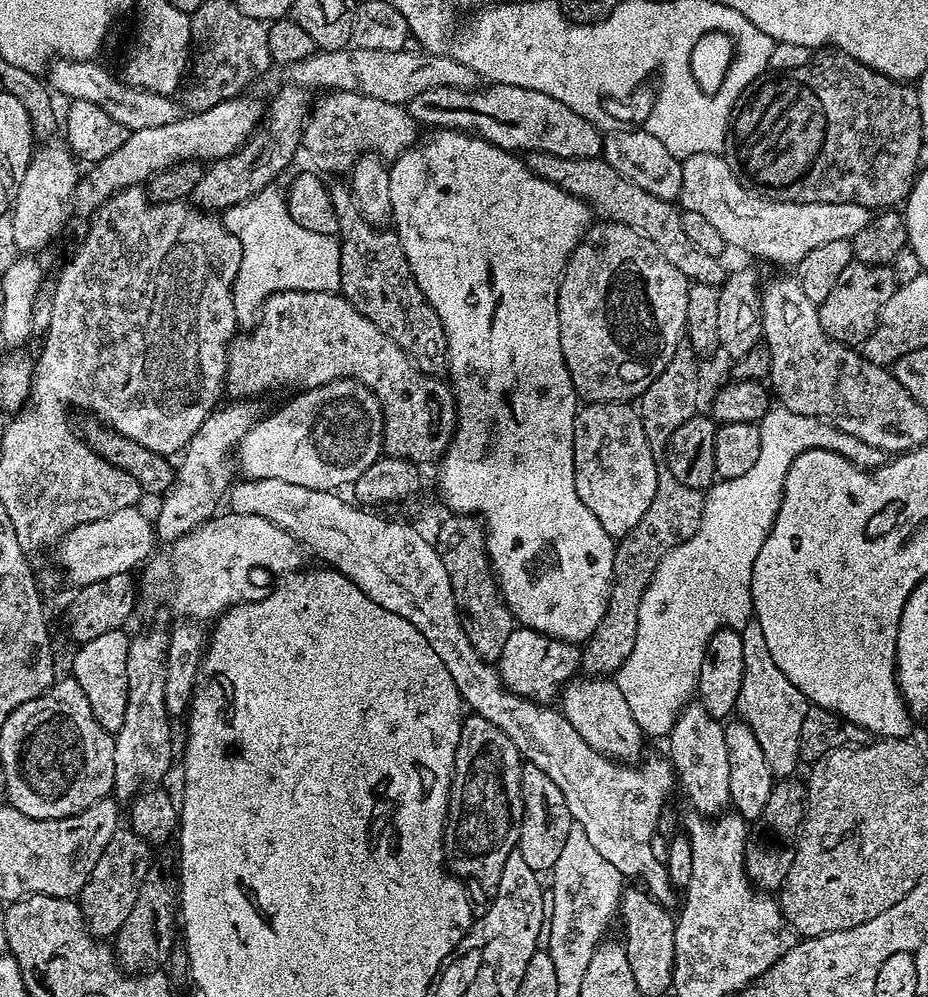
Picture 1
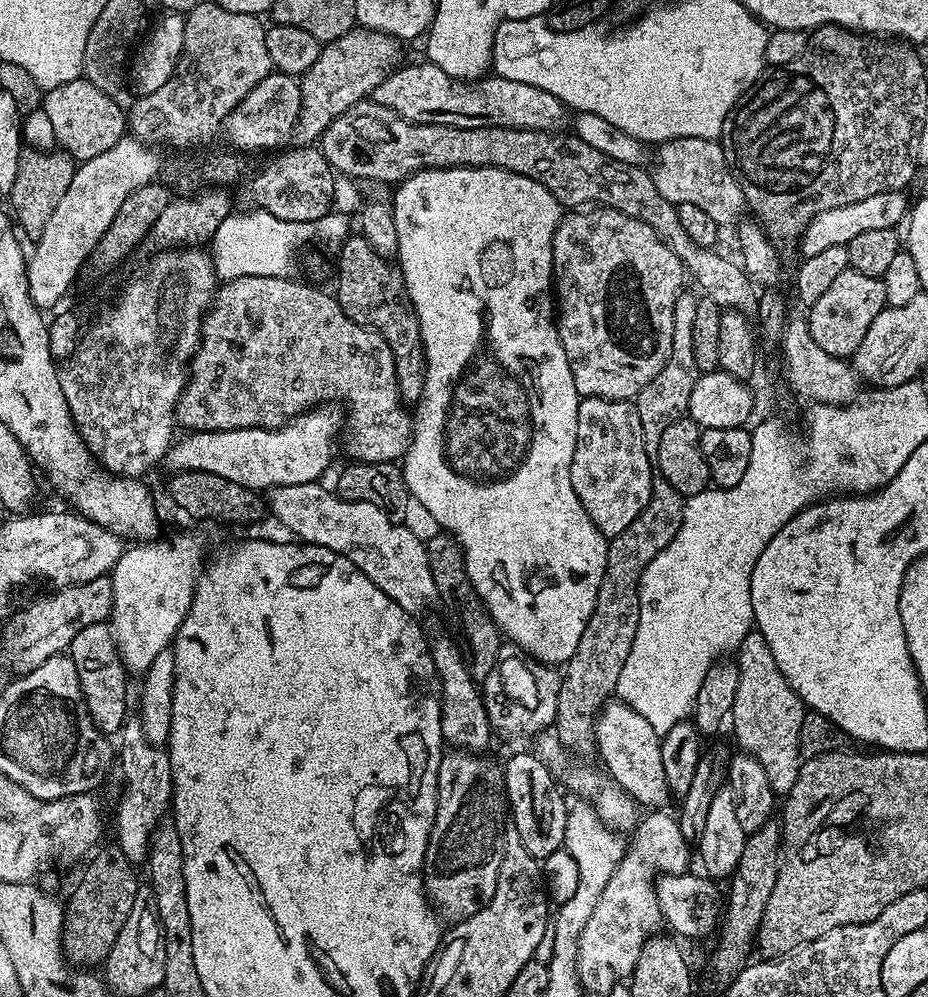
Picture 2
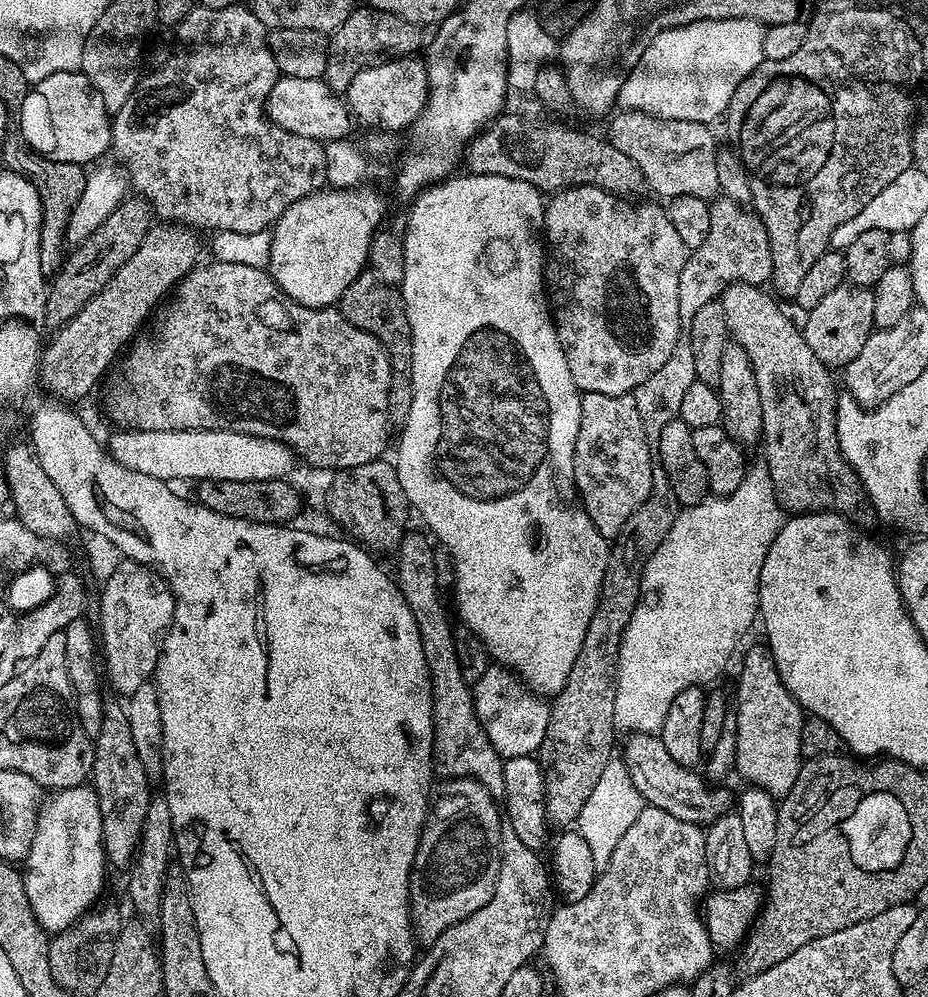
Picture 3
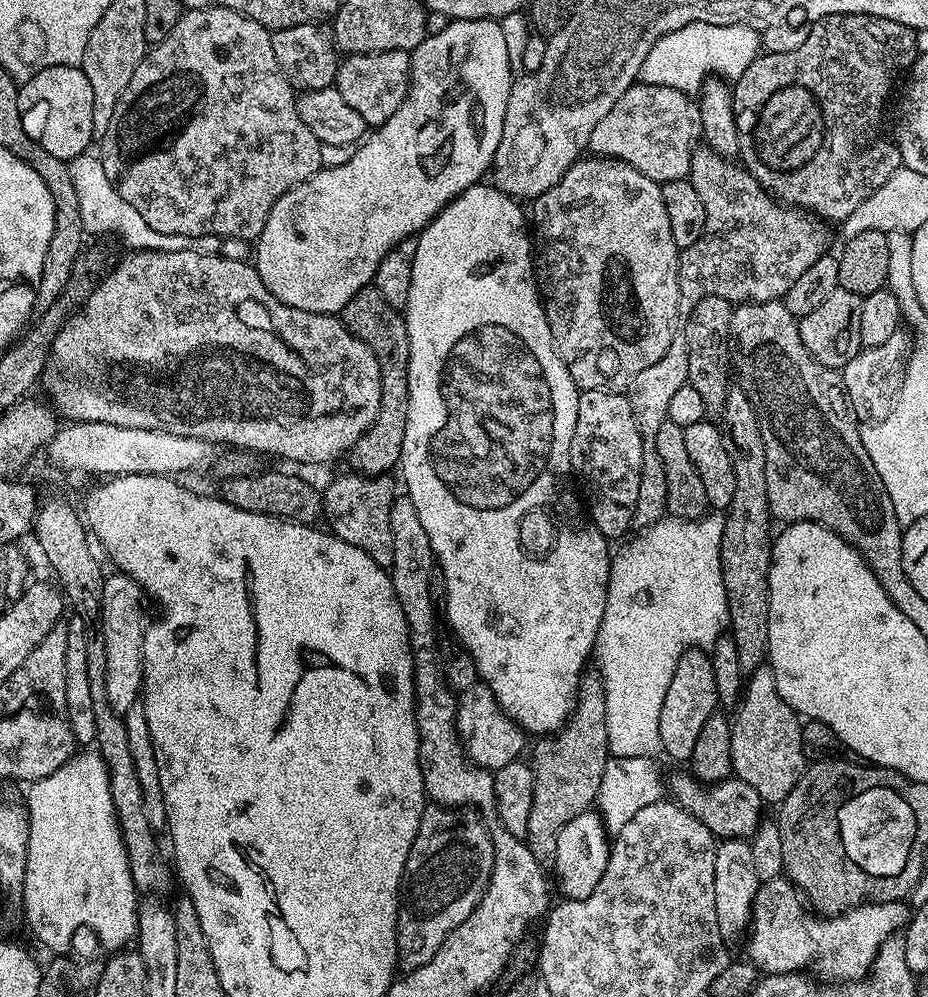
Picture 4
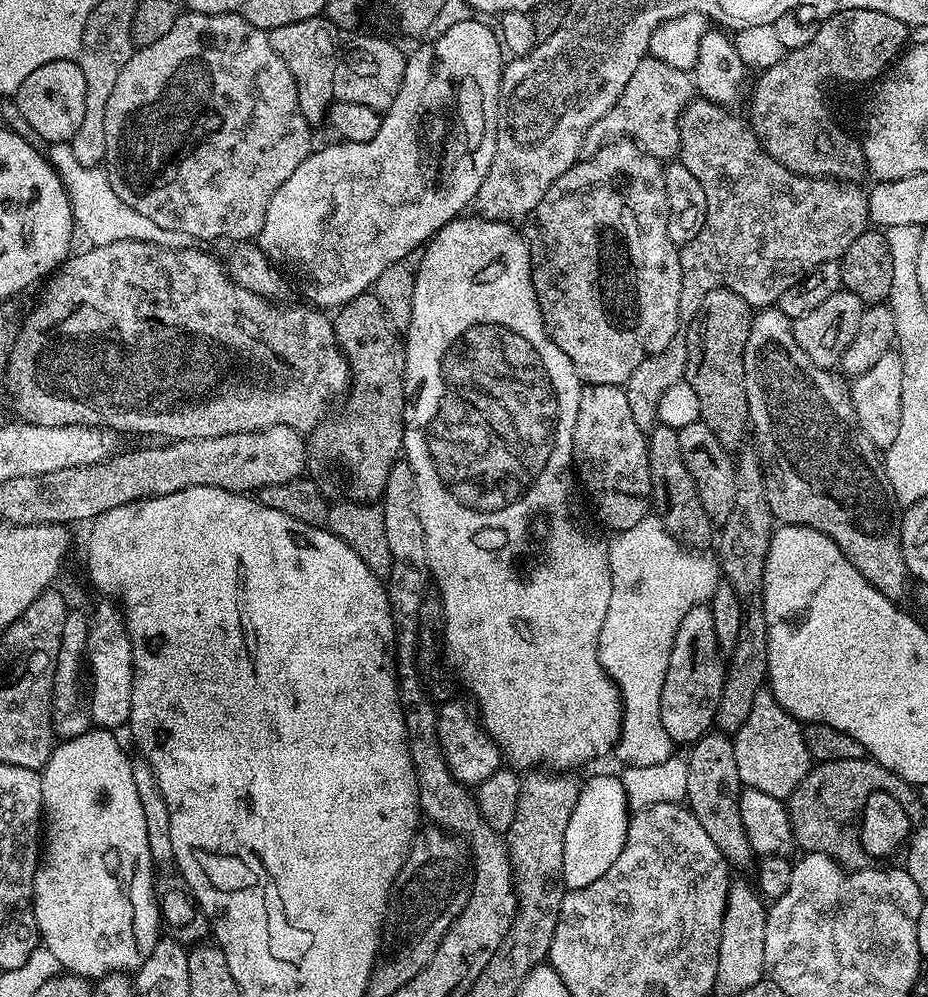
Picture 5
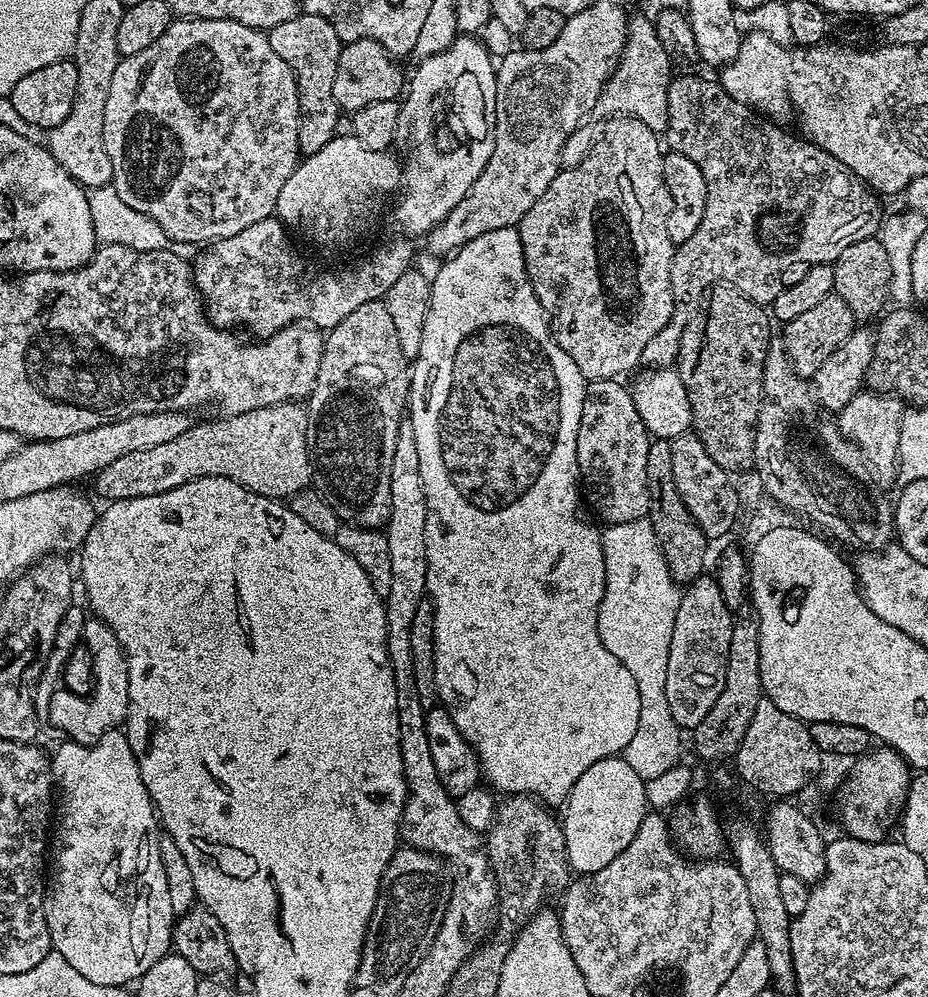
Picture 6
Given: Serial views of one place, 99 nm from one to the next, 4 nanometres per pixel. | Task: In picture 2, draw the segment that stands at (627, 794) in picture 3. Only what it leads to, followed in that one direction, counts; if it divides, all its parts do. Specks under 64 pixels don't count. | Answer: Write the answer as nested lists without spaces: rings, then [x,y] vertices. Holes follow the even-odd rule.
[[[576,802],[571,805],[570,815],[566,822],[564,847],[572,855],[574,862],[578,862],[578,890],[574,893],[574,898],[570,898],[570,902],[559,905],[560,913],[557,916],[555,913],[554,923],[550,928],[552,957],[547,957],[546,960],[548,980],[580,980],[576,969],[580,935],[586,922],[590,922],[590,914],[594,914],[594,906],[598,906],[598,898],[602,898],[602,890],[612,874],[613,867],[624,857],[626,844],[625,841],[620,840],[623,839],[613,832],[611,827],[604,824],[591,804]]]

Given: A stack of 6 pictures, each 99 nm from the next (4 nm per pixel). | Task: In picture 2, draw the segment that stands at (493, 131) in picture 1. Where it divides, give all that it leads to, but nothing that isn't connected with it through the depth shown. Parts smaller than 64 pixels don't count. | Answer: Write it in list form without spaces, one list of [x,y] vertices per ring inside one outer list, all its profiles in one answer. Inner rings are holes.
[[[431,62],[414,63],[418,64],[405,63],[397,67],[385,80],[378,82],[371,99],[377,100],[382,106],[388,106],[394,110],[394,114],[415,124],[559,133],[568,116],[570,120],[569,109],[565,108],[563,102],[554,98],[554,94],[546,94],[546,90],[538,90],[538,86],[526,86],[526,82],[510,82],[510,78],[495,74],[465,82],[450,78],[446,70]]]

